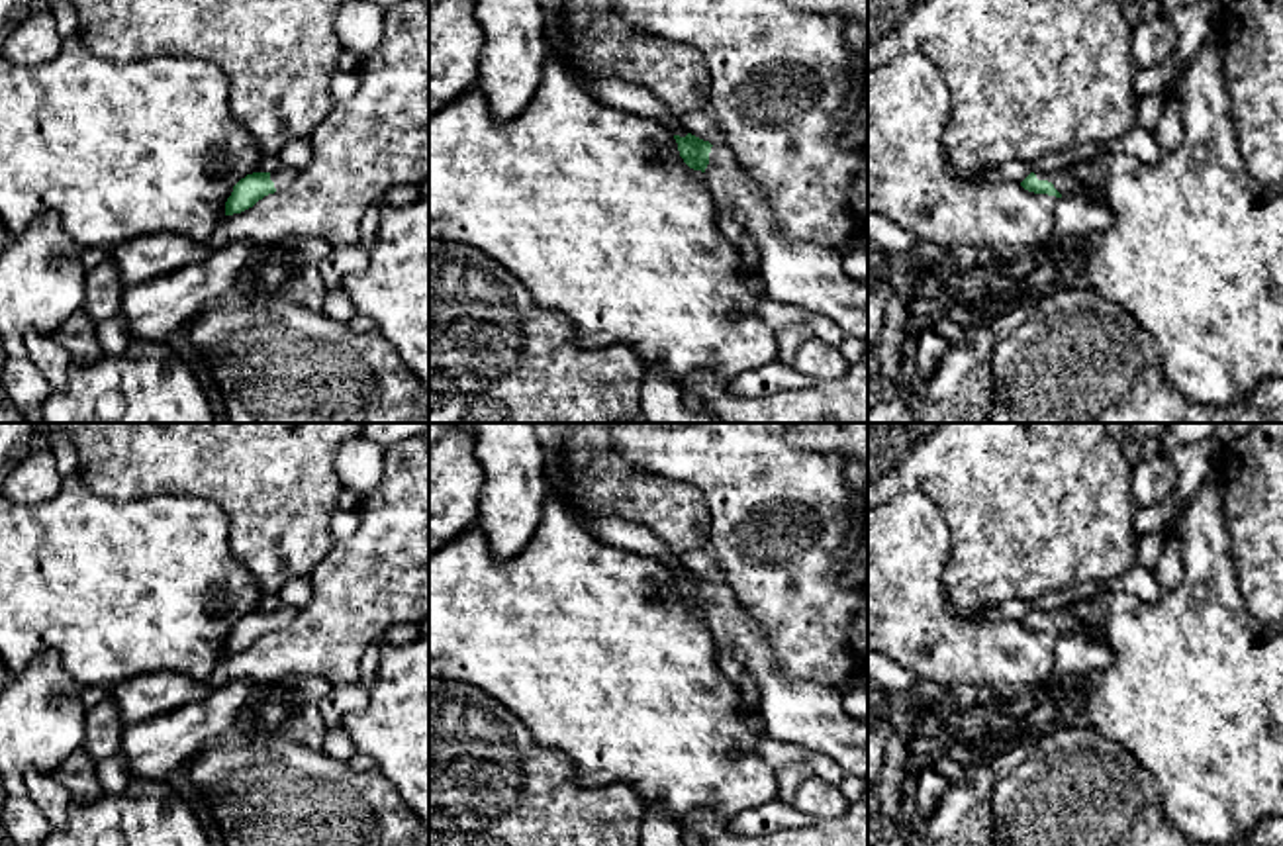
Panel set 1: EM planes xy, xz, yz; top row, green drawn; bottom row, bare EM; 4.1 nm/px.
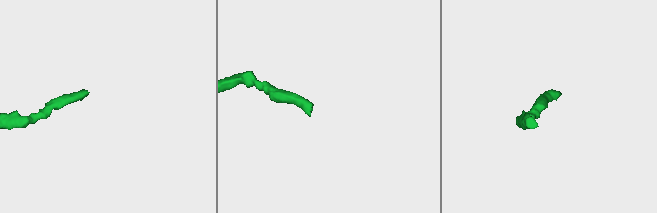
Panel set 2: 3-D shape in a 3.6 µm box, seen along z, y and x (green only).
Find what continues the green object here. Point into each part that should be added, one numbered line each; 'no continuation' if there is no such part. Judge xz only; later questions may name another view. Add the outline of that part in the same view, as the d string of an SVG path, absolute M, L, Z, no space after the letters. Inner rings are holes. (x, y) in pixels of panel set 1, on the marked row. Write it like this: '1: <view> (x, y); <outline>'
1: xz (794, 273); M713 145L705 180L719 212L733 212L744 221L746 233L758 245L756 272L764 294L780 304L811 311L838 325L844 335L868 337L868 282L850 278L842 268L842 255L836 249L813 247L805 241L787 241L776 225L774 213L762 190L742 172L733 151Z

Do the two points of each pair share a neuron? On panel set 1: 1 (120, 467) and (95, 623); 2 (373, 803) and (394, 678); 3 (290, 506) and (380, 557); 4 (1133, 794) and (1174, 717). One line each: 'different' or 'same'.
1: different
2: different
3: different
4: different

